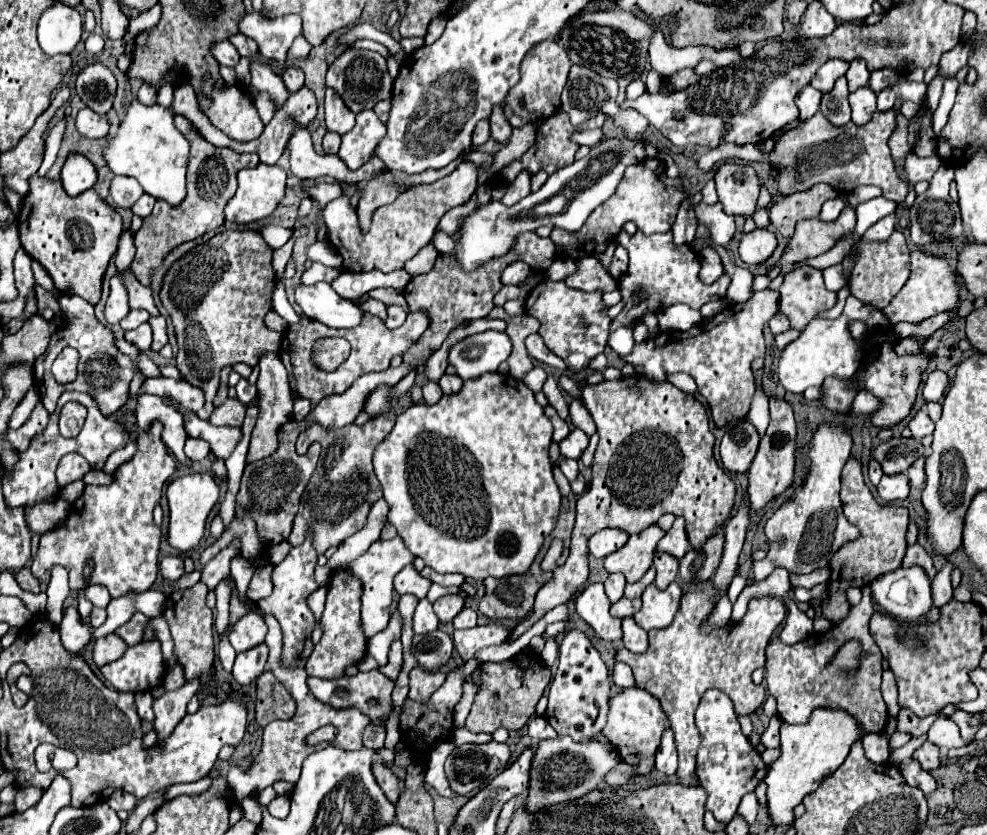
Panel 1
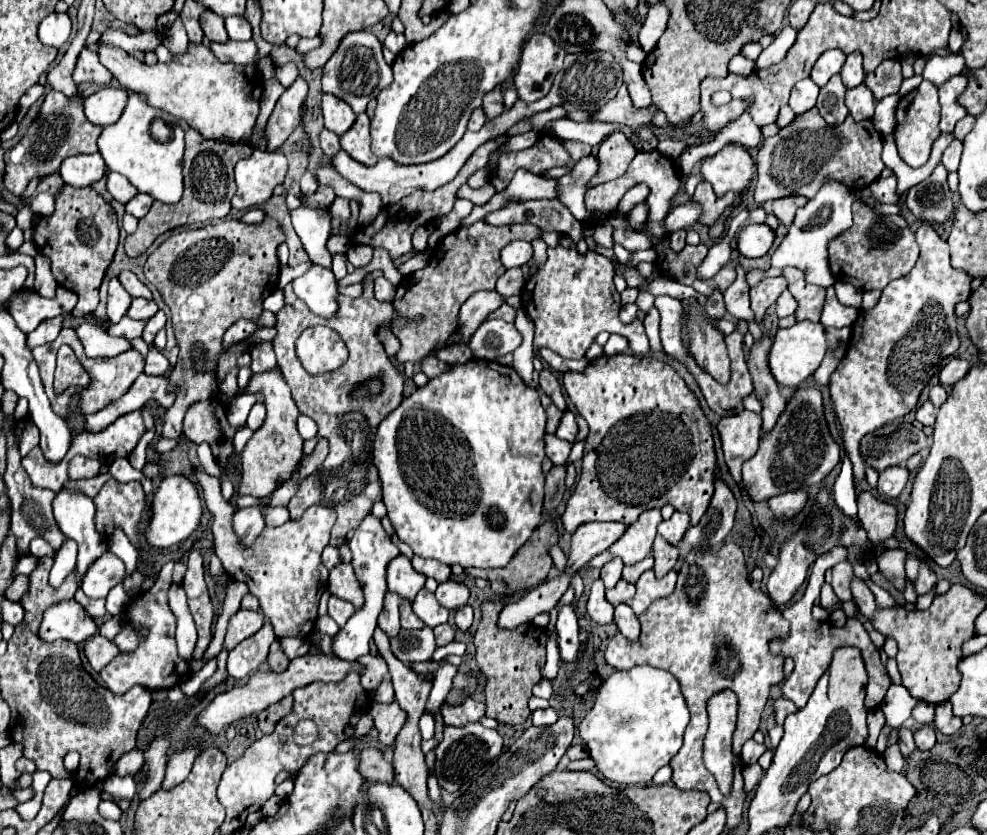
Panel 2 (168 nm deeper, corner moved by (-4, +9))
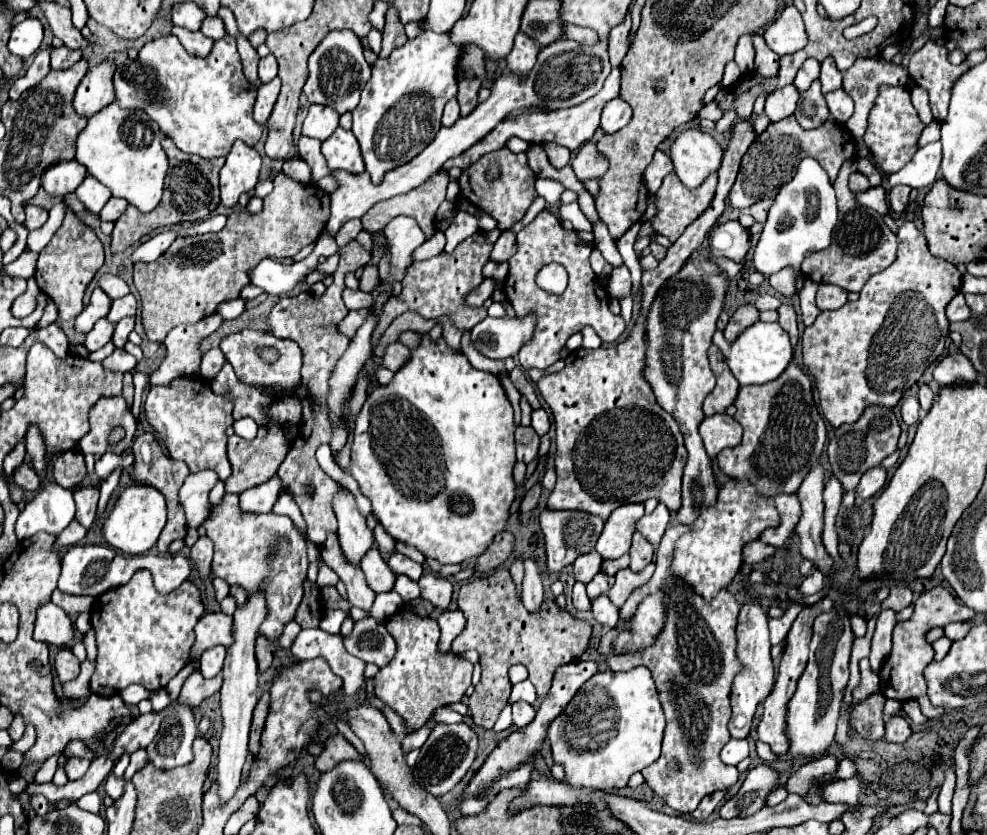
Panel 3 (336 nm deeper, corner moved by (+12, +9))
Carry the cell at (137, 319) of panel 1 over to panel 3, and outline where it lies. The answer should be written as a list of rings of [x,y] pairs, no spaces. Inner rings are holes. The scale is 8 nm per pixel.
[[[126,295],[126,297],[114,299],[112,301],[112,309],[108,313],[108,319],[112,323],[118,323],[120,319],[124,319],[128,315],[136,315],[136,297],[134,295]]]

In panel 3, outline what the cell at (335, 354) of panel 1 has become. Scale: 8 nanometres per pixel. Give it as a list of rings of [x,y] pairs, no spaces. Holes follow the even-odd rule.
[[[244,329],[240,333],[228,335],[222,339],[220,349],[224,351],[228,363],[234,367],[238,379],[248,385],[280,385],[288,395],[292,393],[292,387],[300,383],[300,369],[302,369],[302,351],[300,345],[294,343],[292,339],[278,339],[274,335],[264,335],[262,331],[250,331]],[[264,347],[276,347],[278,349],[278,359],[276,363],[264,363],[260,359],[260,349]]]

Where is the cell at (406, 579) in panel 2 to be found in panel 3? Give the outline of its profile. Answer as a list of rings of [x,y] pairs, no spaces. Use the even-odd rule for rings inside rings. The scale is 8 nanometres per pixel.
[[[370,549],[362,563],[360,563],[366,581],[370,585],[370,589],[374,593],[382,593],[382,591],[392,591],[394,583],[396,583],[396,573],[390,571],[388,563],[382,559],[382,555],[378,553],[378,549]]]

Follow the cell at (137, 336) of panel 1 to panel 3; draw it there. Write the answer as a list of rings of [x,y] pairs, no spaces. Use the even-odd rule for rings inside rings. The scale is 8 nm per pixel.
[[[104,317],[104,319],[100,319],[94,327],[92,327],[92,331],[88,331],[88,335],[86,335],[86,347],[90,349],[90,351],[96,351],[96,349],[100,349],[100,347],[104,347],[110,339],[112,339],[112,331],[114,331],[114,323],[108,323],[108,319]]]

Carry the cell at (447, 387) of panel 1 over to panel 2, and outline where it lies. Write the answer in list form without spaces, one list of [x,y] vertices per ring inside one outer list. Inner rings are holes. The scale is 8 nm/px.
[[[432,353],[432,355],[428,355],[428,357],[424,357],[424,359],[422,359],[420,369],[422,369],[422,373],[424,373],[424,375],[428,375],[428,377],[436,377],[436,375],[444,373],[444,371],[448,369],[448,365],[446,365],[446,363],[442,363],[442,361]]]

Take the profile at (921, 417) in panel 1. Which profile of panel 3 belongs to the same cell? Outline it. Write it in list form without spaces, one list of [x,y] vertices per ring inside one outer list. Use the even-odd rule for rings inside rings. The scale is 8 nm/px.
[[[906,397],[904,403],[902,403],[902,409],[900,409],[900,415],[902,415],[902,421],[906,425],[914,425],[920,421],[920,405],[918,405],[918,399],[916,397]]]

